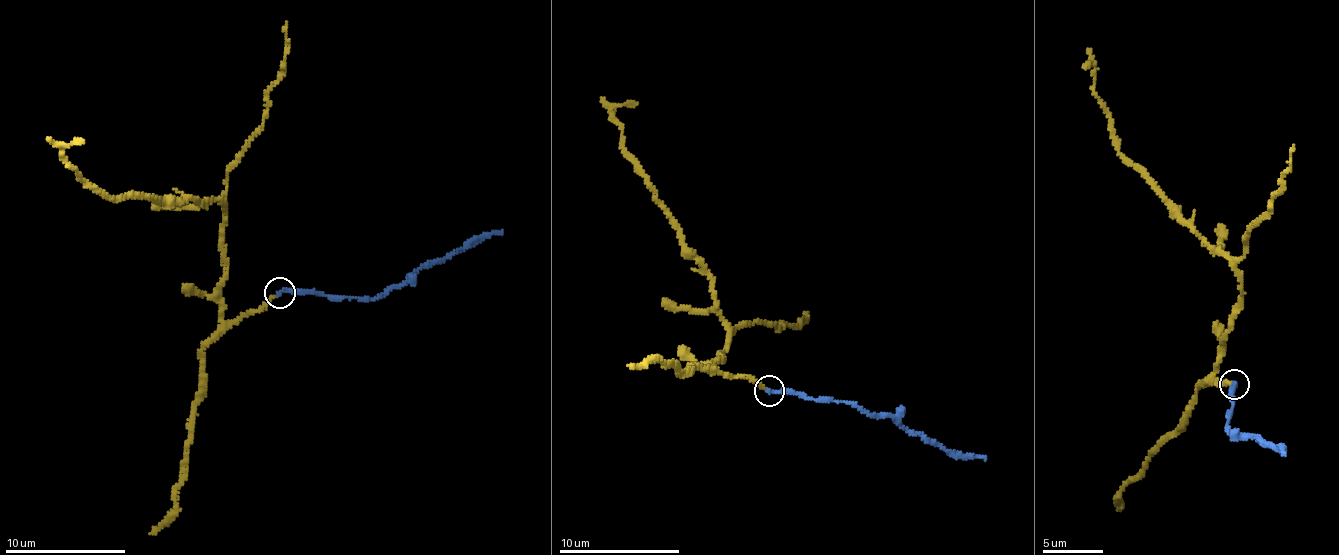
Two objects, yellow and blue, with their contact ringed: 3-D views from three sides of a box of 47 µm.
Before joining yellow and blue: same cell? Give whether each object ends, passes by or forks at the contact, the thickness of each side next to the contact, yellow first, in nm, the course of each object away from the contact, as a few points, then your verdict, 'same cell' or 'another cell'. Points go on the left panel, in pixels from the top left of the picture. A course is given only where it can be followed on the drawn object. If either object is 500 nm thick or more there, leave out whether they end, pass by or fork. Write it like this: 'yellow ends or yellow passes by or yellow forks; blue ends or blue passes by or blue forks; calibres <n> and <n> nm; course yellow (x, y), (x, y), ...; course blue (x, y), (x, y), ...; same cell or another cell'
yellow ends; blue ends; calibres 180 and 200 nm; course yellow (277, 295), (225, 321), (223, 206), (212, 199), (170, 204), (110, 196), (80, 179), (60, 147), (83, 140); course blue (280, 292), (374, 300), (400, 288), (421, 269), (444, 262), (474, 240), (502, 230); same cell

